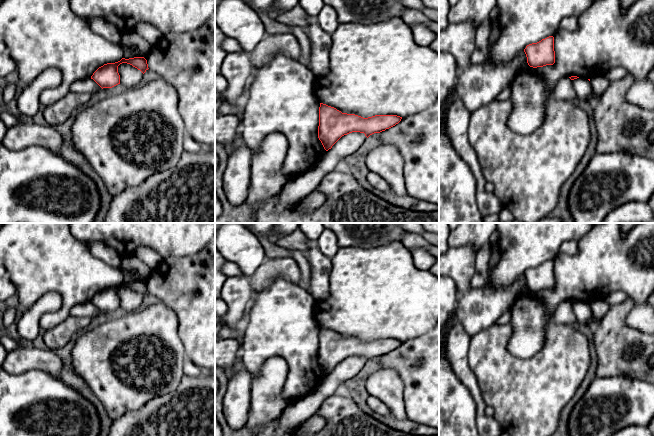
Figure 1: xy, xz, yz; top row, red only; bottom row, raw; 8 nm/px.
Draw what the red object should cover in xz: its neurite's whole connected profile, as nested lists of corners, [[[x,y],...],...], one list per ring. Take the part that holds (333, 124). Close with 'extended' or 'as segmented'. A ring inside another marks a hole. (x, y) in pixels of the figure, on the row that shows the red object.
[[[320,103],[318,138],[328,151],[344,135],[352,132],[364,133],[368,138],[374,133],[389,129],[401,121],[397,115],[375,115],[363,118],[355,114],[342,113],[334,107]]]; as segmented

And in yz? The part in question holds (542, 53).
[[[549,36],[526,46],[524,52],[530,67],[537,68],[555,63],[554,37]]]; as segmented

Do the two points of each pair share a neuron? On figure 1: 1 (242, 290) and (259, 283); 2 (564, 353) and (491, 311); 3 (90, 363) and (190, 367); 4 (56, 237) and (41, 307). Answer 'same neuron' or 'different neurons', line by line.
1: different neurons
2: different neurons
3: different neurons
4: different neurons

